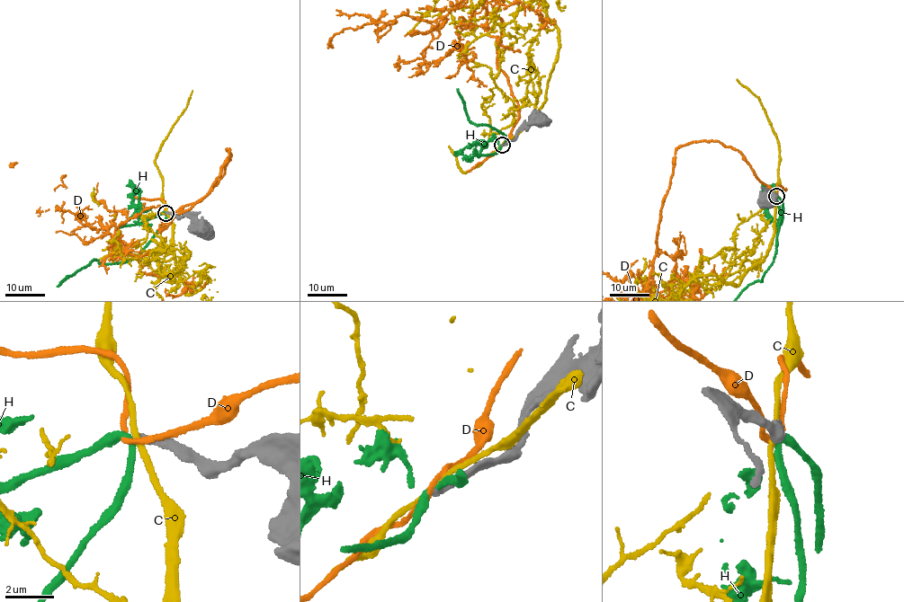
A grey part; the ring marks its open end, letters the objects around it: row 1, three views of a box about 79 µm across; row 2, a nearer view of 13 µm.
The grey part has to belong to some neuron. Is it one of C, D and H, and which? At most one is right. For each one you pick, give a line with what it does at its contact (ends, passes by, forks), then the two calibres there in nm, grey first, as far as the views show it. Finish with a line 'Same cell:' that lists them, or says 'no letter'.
D: it passes by; calibres 240 and 180 nm
Same cell: D

